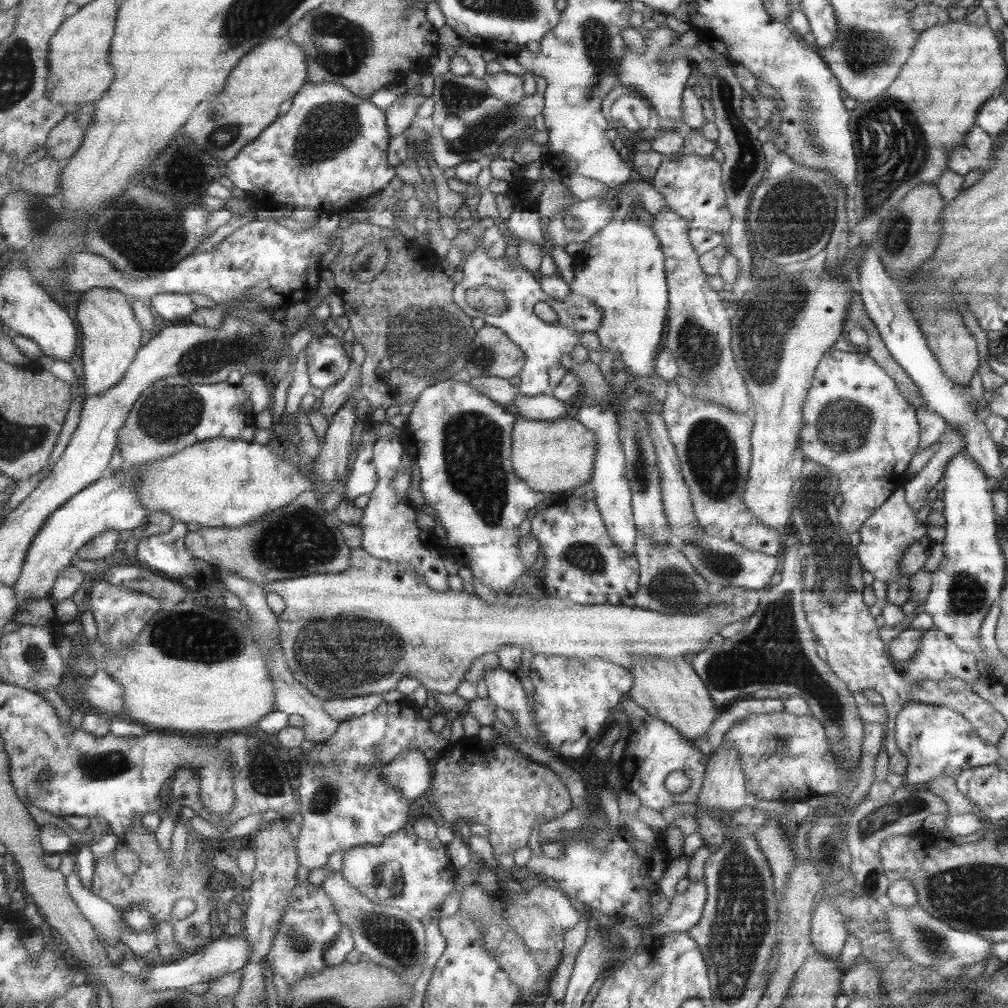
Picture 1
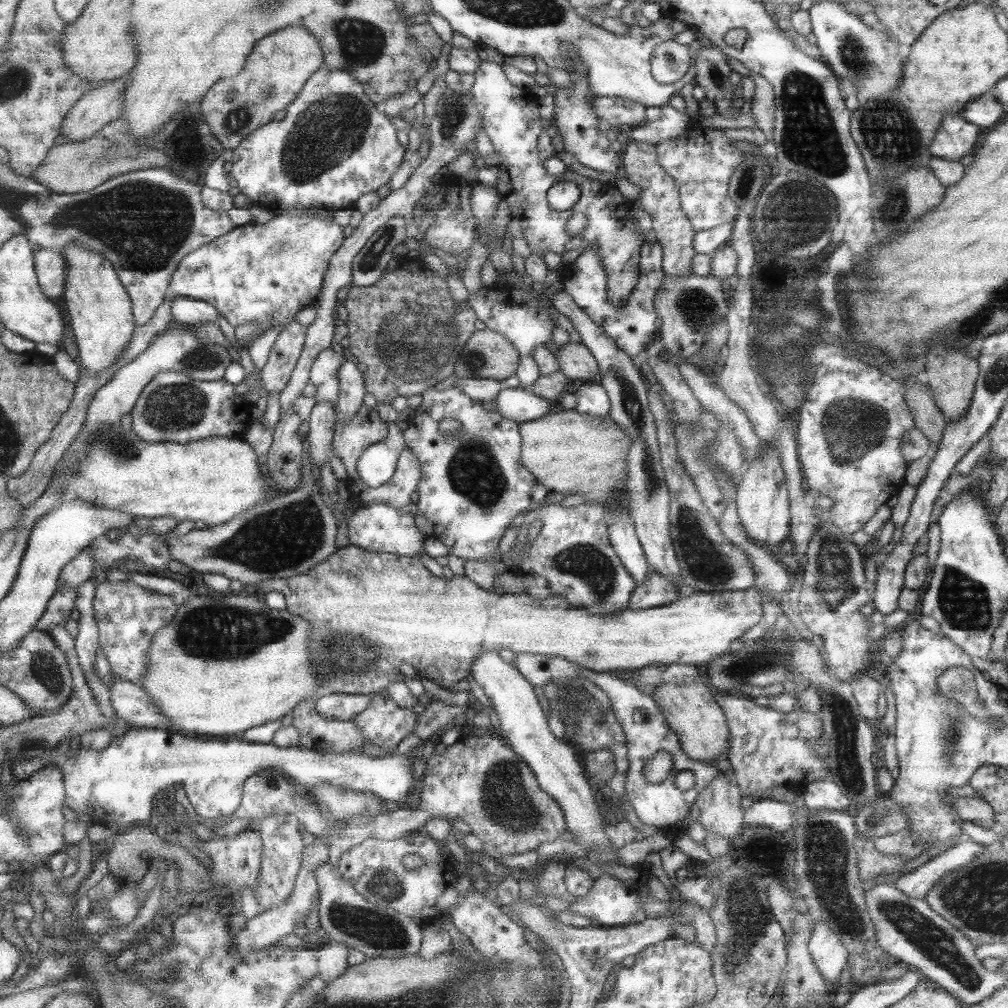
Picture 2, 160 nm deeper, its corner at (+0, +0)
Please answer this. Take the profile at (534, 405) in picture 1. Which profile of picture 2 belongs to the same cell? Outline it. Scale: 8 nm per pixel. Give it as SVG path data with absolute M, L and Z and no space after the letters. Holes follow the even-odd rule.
M503 386L502 392L499 392L499 396L490 403L490 406L501 413L505 420L513 420L521 424L549 414L552 404L533 395L530 390Z

